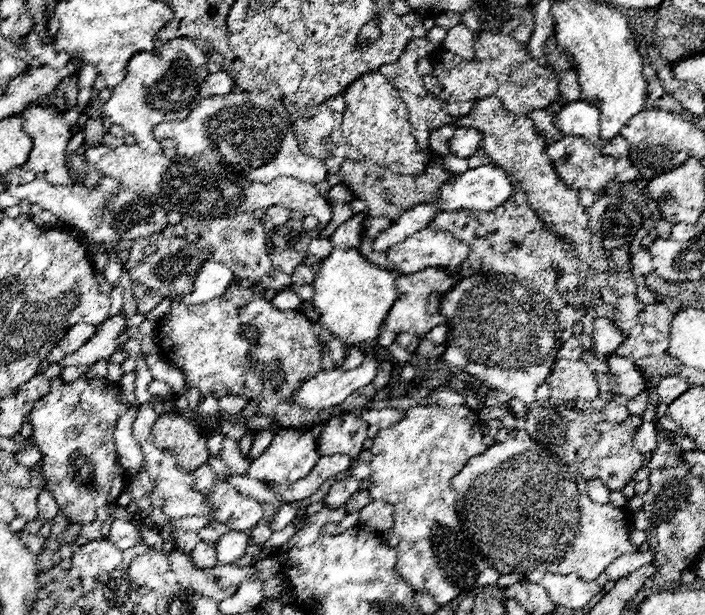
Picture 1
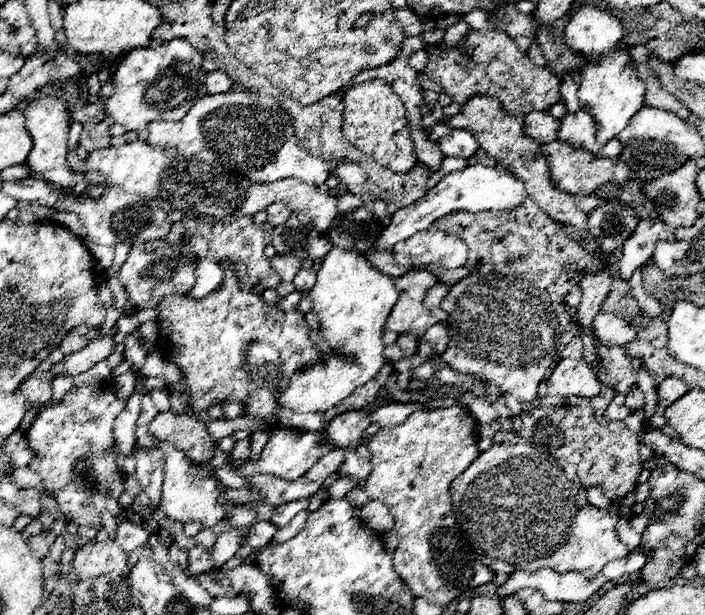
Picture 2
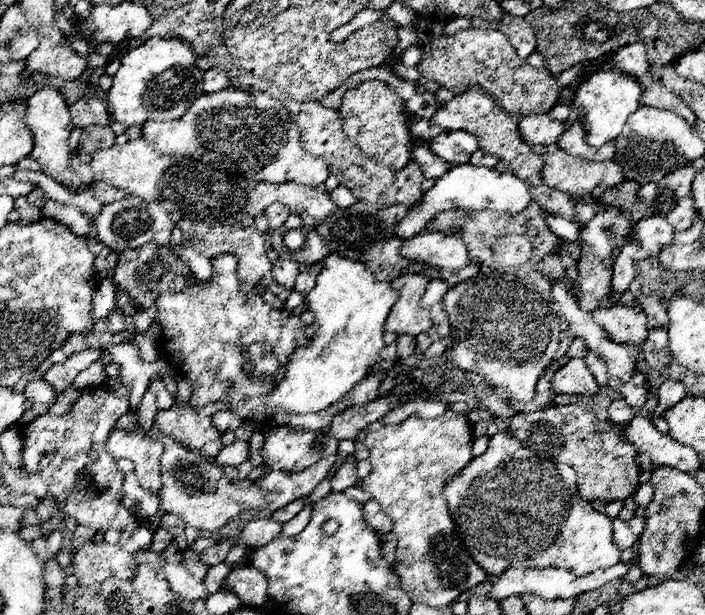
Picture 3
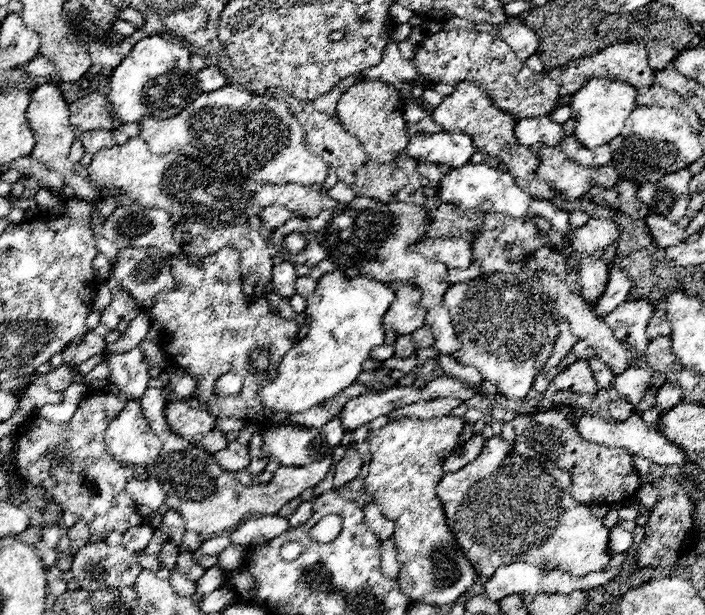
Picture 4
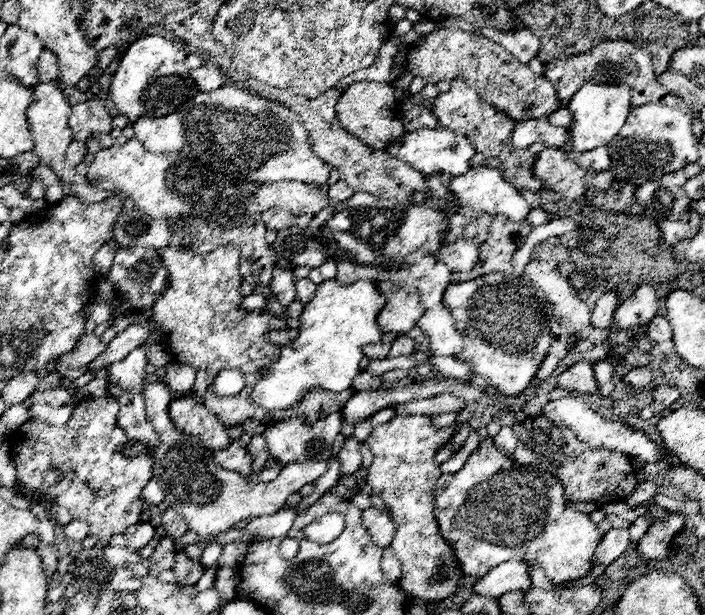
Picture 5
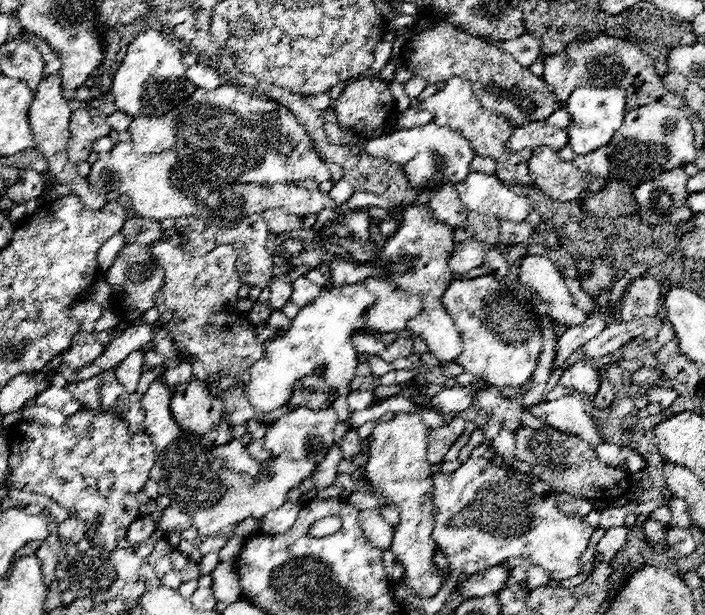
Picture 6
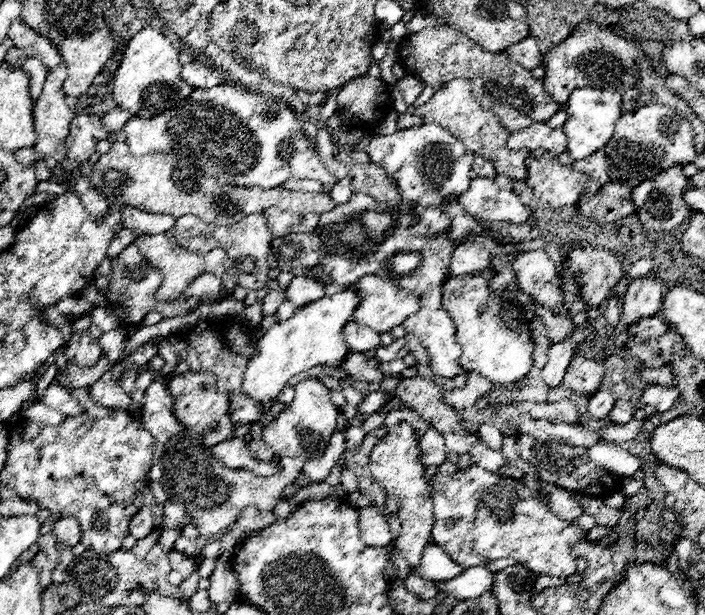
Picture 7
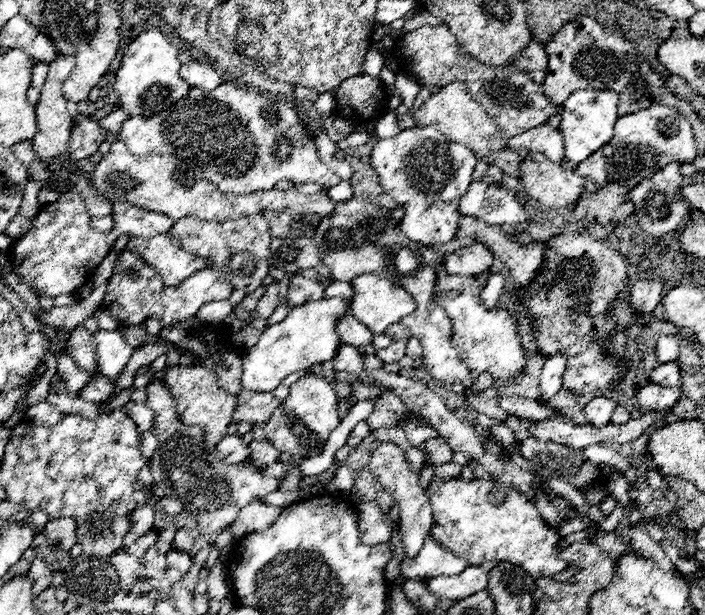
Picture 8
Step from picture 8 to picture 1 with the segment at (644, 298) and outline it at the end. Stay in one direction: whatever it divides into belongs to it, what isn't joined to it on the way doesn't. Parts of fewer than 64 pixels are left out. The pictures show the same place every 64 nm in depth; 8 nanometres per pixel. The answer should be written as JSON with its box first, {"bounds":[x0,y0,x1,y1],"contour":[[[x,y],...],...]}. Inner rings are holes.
{"bounds":[594,318,624,358],"contour":[[[608,318],[594,320],[594,356],[604,358],[624,342],[624,334]]]}

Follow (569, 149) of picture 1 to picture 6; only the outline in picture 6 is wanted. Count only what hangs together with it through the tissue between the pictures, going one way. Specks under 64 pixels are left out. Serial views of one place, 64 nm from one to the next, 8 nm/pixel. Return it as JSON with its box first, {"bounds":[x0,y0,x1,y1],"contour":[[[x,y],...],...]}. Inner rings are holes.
{"bounds":[530,148,605,202],"contour":[[[550,148],[534,150],[530,158],[530,176],[534,188],[554,202],[572,202],[604,189],[605,179],[594,178],[589,172],[576,170],[572,162],[558,158]]]}

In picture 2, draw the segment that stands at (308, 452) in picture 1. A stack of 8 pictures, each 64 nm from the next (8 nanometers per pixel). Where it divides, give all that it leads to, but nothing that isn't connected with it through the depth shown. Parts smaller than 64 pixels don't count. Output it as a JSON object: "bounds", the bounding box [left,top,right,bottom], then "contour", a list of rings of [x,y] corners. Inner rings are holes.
{"bounds":[210,428,334,480],"contour":[[[278,428],[274,432],[270,432],[270,438],[268,438],[268,444],[264,446],[262,450],[262,456],[258,462],[244,462],[242,466],[238,468],[230,468],[224,459],[224,453],[218,446],[215,446],[214,456],[210,461],[210,465],[220,466],[219,468],[228,468],[232,470],[234,474],[238,476],[254,476],[254,474],[276,474],[284,480],[296,480],[300,478],[302,474],[306,474],[324,454],[332,452],[334,450],[334,444],[328,440],[326,432],[320,430],[320,432],[300,432],[296,428]]]}

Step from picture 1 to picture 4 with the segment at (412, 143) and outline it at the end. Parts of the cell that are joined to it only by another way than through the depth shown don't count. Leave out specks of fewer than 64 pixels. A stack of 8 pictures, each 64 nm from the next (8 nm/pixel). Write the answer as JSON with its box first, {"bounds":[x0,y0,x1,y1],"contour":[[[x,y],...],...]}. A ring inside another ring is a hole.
{"bounds":[336,80,410,162],"contour":[[[364,80],[350,86],[336,106],[336,116],[340,118],[344,130],[358,138],[358,142],[364,146],[364,152],[378,162],[392,162],[408,144],[410,136],[402,118],[402,100],[398,90],[388,84]]]}

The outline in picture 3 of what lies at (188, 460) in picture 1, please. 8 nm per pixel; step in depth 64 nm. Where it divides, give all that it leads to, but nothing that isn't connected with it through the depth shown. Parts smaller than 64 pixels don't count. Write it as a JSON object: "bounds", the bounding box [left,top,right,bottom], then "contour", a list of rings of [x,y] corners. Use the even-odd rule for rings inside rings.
{"bounds":[156,402,222,458],"contour":[[[176,402],[156,416],[160,430],[176,442],[184,442],[192,450],[200,450],[208,458],[216,458],[222,450],[222,436],[214,428],[210,416],[198,414],[188,402]]]}

